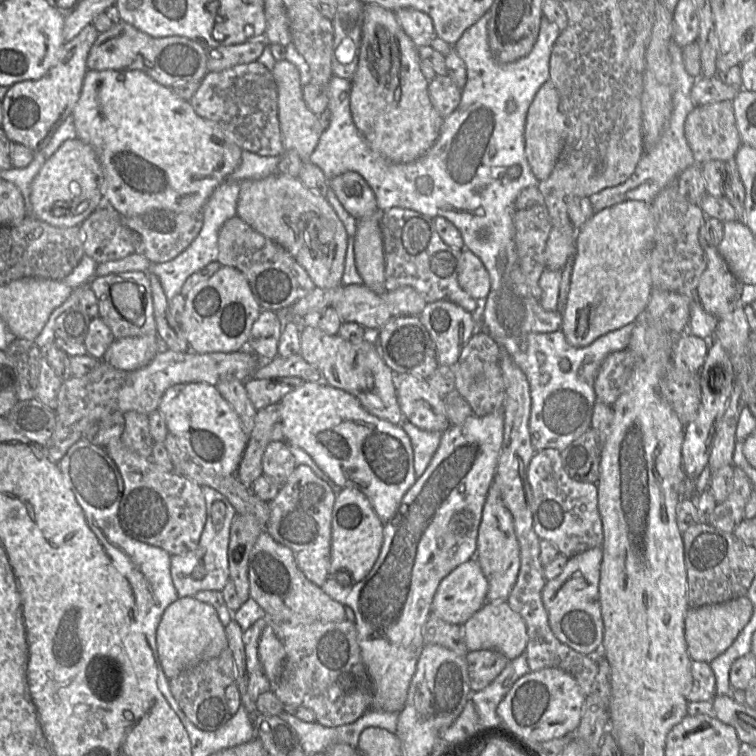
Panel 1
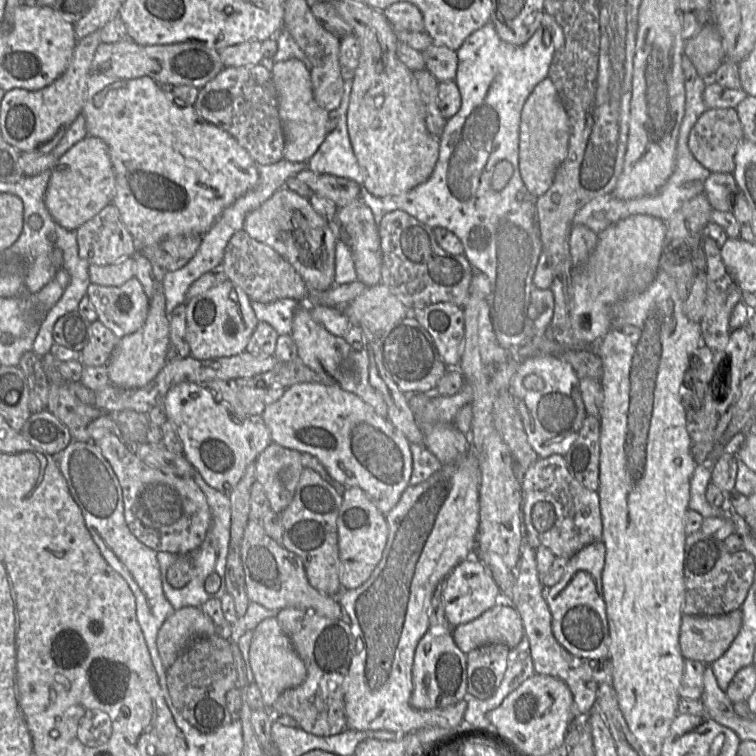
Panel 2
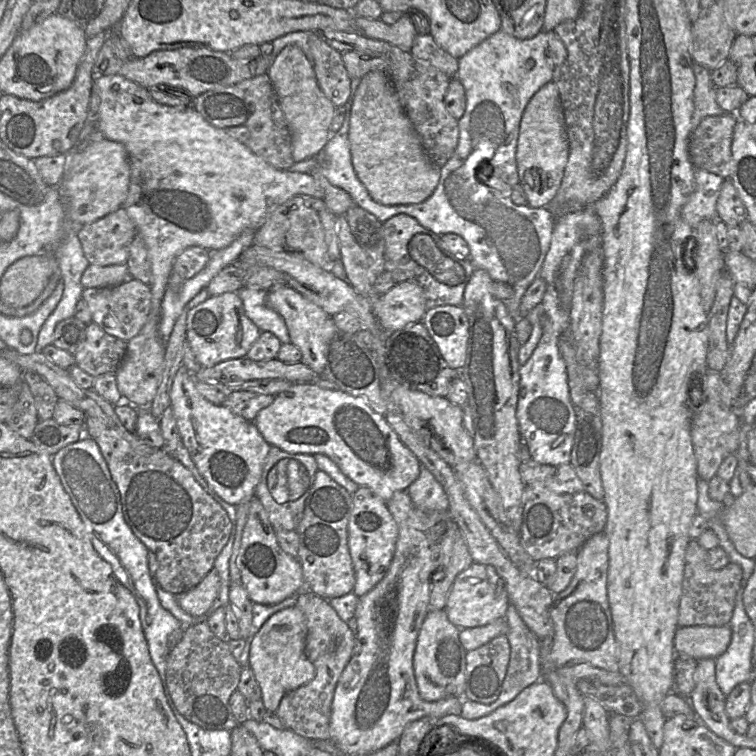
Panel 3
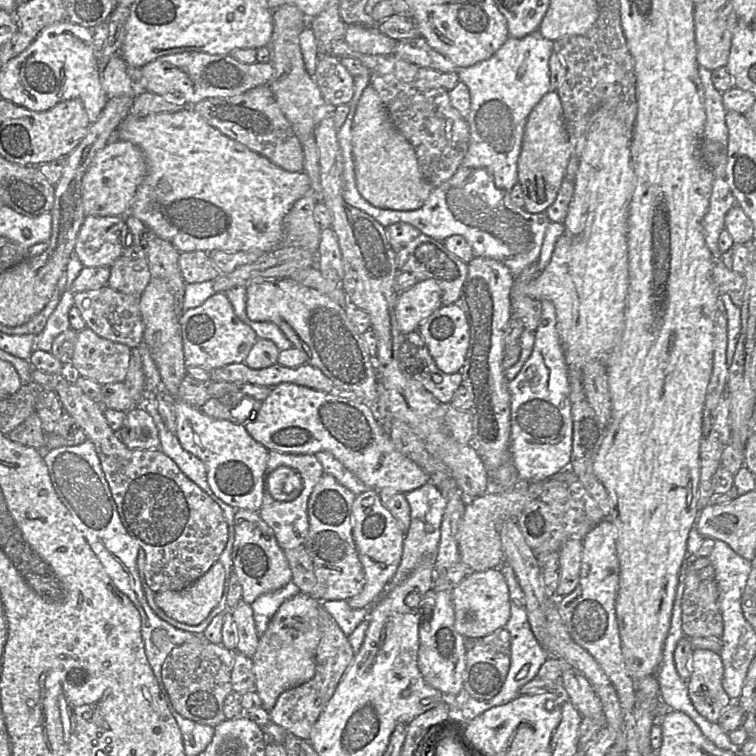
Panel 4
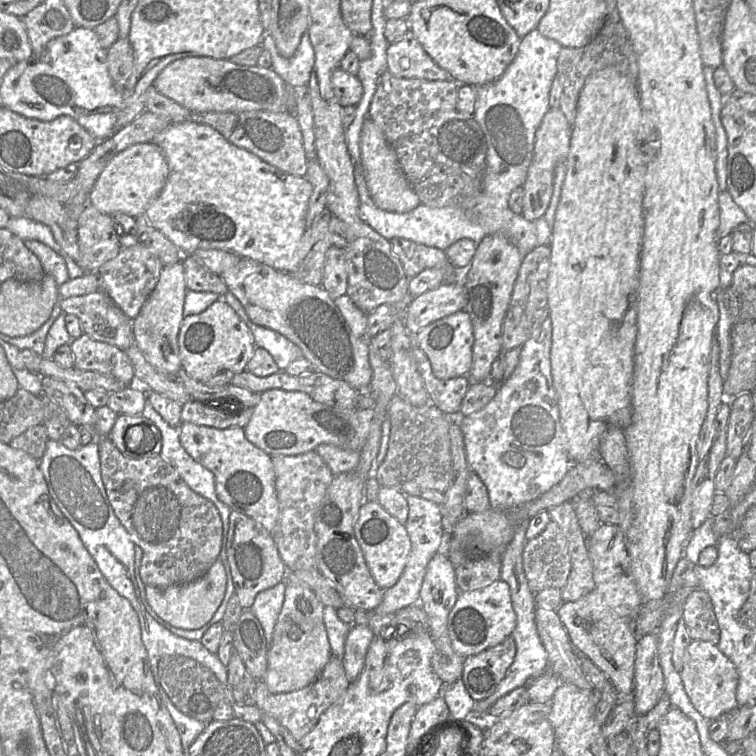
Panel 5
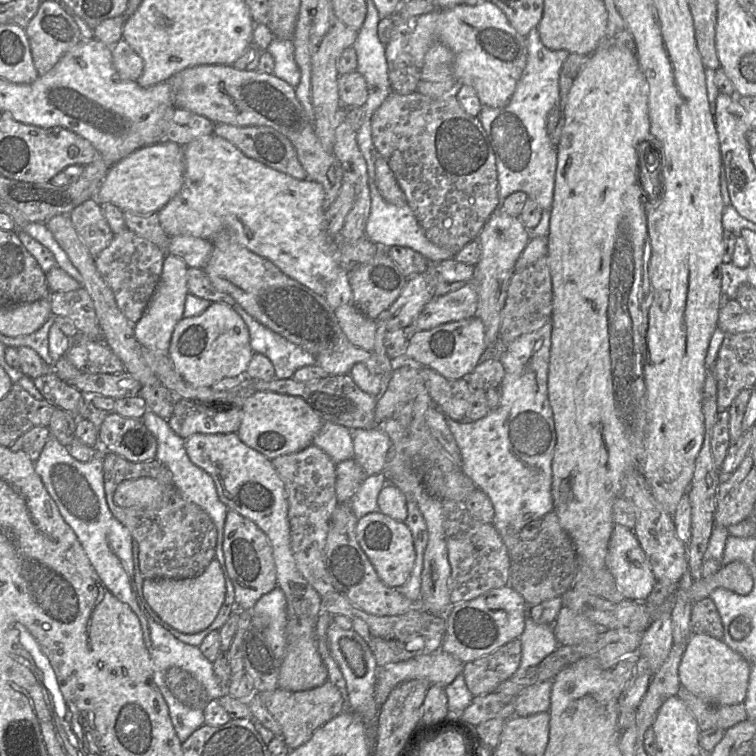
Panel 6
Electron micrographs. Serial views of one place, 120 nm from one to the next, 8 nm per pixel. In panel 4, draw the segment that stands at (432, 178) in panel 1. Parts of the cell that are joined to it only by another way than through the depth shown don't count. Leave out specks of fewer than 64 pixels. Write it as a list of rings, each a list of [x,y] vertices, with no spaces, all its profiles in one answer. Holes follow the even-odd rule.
[[[535,31],[523,38],[509,37],[489,59],[458,70],[459,80],[468,87],[470,92],[470,111],[466,117],[470,130],[468,150],[456,173],[449,180],[434,188],[422,207],[411,211],[377,208],[366,201],[357,190],[351,147],[351,129],[358,101],[363,90],[370,84],[370,76],[355,76],[354,95],[348,104],[349,113],[337,131],[337,139],[343,159],[344,200],[350,206],[373,217],[384,228],[397,222],[404,222],[440,242],[452,235],[461,235],[472,247],[474,257],[497,260],[504,264],[514,277],[525,268],[536,264],[540,257],[549,223],[563,223],[574,192],[573,181],[564,177],[554,202],[546,211],[536,214],[529,213],[524,208],[516,207],[511,200],[511,190],[518,183],[518,159],[527,118],[541,98],[551,90],[549,59],[553,52],[554,42],[544,38],[539,31]]]

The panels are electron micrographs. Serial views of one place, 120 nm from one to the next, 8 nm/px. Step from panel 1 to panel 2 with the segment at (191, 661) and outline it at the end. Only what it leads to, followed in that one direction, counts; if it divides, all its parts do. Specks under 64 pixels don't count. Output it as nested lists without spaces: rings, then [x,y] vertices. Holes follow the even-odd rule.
[[[187,606],[175,610],[157,635],[157,648],[165,670],[175,662],[191,640],[213,634],[216,634],[213,620],[201,608]]]

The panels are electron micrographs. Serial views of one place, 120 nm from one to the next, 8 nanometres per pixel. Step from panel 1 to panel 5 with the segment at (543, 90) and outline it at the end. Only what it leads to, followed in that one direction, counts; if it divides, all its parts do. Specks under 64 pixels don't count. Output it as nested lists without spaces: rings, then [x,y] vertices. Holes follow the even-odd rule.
[[[549,108],[535,133],[534,149],[528,167],[523,190],[523,207],[521,215],[530,221],[543,217],[553,193],[554,169],[559,162],[565,162],[569,153],[571,126],[560,108]]]

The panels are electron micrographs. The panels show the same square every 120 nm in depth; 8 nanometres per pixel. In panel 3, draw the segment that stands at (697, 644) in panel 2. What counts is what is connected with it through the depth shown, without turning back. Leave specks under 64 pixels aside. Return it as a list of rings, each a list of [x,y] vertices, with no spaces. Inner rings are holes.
[[[729,625],[678,627],[674,639],[675,651],[695,660],[716,659],[727,650],[731,638]]]

